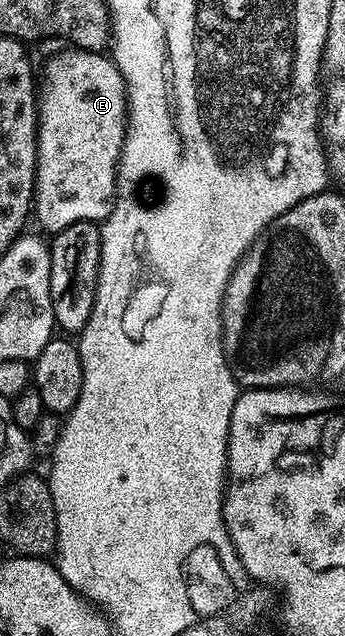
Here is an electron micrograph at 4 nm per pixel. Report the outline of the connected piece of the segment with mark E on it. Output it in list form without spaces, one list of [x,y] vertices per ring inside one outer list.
[[[68,46],[64,52],[49,57],[43,64],[43,81],[41,78],[37,84],[37,115],[39,117],[39,128],[35,132],[37,158],[35,159],[33,220],[36,220],[44,228],[42,231],[47,234],[65,230],[65,226],[71,226],[73,222],[81,222],[82,220],[101,222],[105,220],[111,212],[111,205],[115,199],[115,168],[119,165],[123,136],[127,133],[127,87],[123,85],[123,79],[114,60],[111,59],[110,55],[103,52],[90,52],[87,48],[76,48],[74,46]]]

